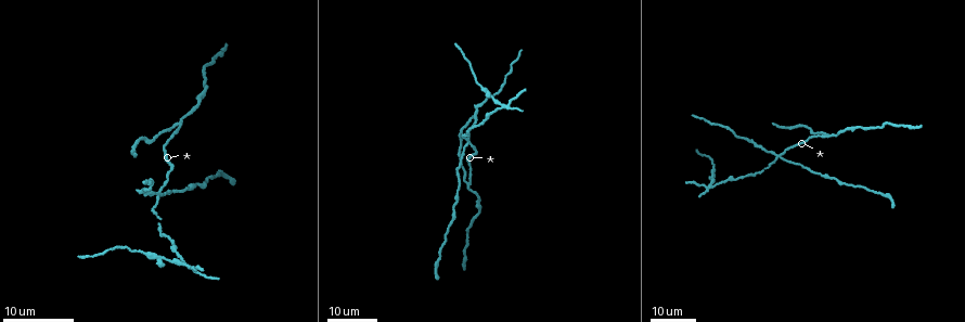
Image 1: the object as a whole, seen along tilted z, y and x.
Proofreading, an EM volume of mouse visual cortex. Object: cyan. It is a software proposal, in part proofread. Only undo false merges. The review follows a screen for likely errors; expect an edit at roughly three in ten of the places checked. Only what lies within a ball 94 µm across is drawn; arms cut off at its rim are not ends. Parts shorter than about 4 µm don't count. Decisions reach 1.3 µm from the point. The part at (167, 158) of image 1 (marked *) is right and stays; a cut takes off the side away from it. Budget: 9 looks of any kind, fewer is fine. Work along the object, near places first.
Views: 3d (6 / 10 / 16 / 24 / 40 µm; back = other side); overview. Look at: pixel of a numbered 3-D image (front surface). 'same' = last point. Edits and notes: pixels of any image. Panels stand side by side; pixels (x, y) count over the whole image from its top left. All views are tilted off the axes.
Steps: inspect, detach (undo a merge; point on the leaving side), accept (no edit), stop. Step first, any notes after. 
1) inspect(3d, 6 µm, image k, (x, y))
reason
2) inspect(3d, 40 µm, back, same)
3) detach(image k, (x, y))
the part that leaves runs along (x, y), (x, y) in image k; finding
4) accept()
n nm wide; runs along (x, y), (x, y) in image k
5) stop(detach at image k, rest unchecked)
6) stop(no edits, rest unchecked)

inspect(3d, 16 µm, image 1, (466, 142))
looks like a crossing

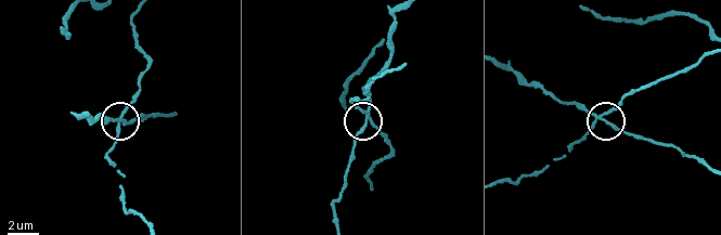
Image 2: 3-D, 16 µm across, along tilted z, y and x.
inspect(3d, 10 µm, image 2, (367, 119))
closer look

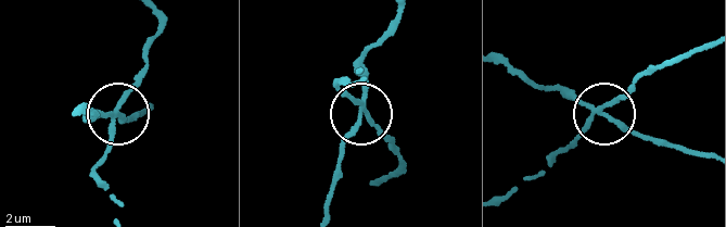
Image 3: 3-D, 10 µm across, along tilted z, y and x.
detach(image 3, (569, 91))
the part that leaves runs along (597, 112), (708, 155) in image 3; two neurons meet here

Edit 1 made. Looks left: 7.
inspect(3d, 16 µm, image 1, (178, 123))
side arm on a straight run

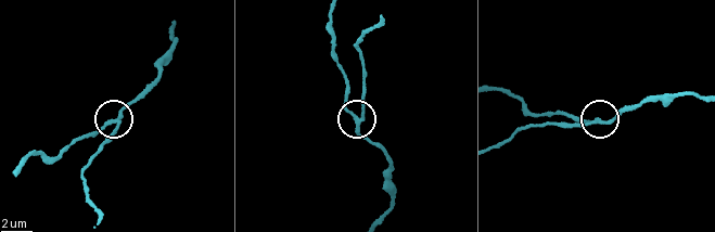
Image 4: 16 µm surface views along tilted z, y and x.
inspect(3d, 6 µm, image 4, (117, 121))

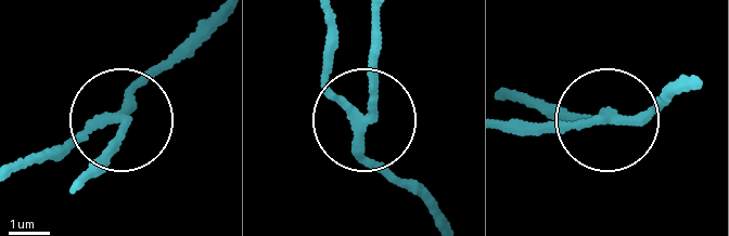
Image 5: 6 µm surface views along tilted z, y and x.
accept()
runs along (78, 184), (103, 169), (116, 126), (34, 165) in image 5; all the same neuron

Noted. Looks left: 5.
inspect(3d, 24 µm, image 1, (205, 89))
thick turns thin

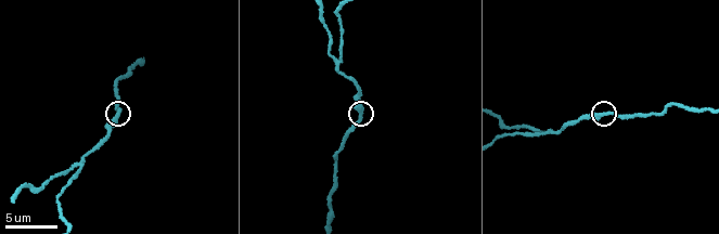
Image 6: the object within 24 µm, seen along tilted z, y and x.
inspect(3d, 10 µm, image 6, (117, 114))
zoom in

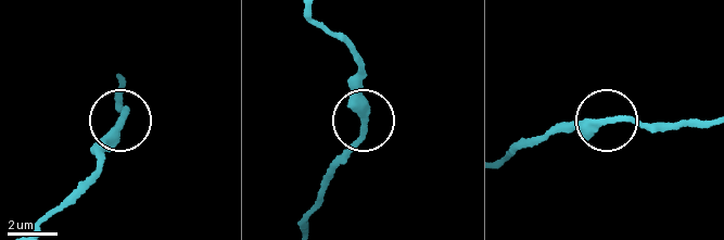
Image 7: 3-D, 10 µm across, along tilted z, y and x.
accept()
320 nm wide; continuous, no second neuron

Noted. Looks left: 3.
inspect(3d, 16 µm, image 1, (710, 182))
two arms in line, one across

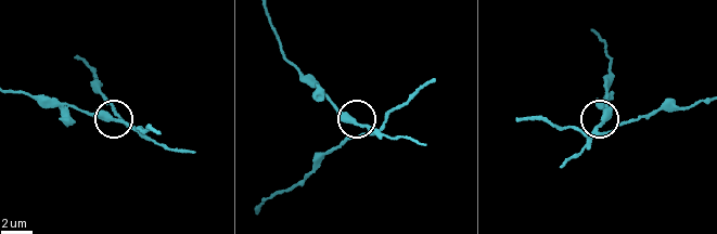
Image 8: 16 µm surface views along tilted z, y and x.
inspect(3d, 10 µm, image 8, (362, 124))

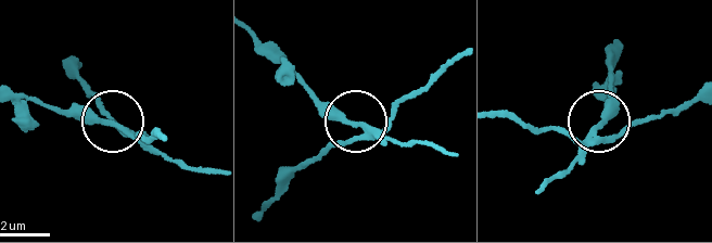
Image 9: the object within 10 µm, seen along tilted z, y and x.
detach(image 9, (165, 160))
210 nm wide; the part that leaves runs along (132, 137), (13, 93) in image 9; two neurons meet here

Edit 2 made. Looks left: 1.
stop(detach at image 3, detach at image 9, rest unchecked)

